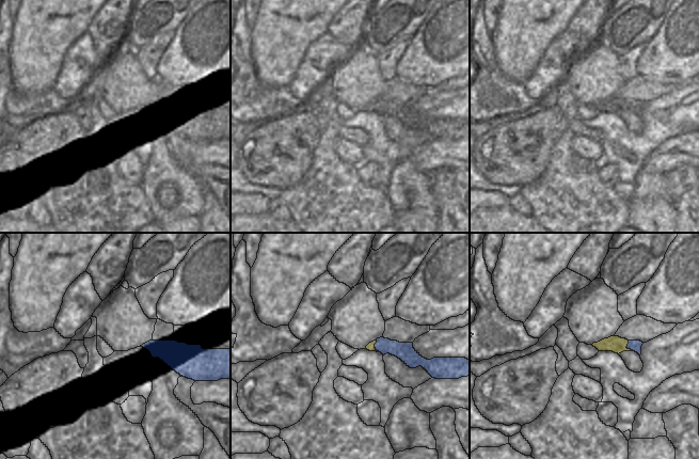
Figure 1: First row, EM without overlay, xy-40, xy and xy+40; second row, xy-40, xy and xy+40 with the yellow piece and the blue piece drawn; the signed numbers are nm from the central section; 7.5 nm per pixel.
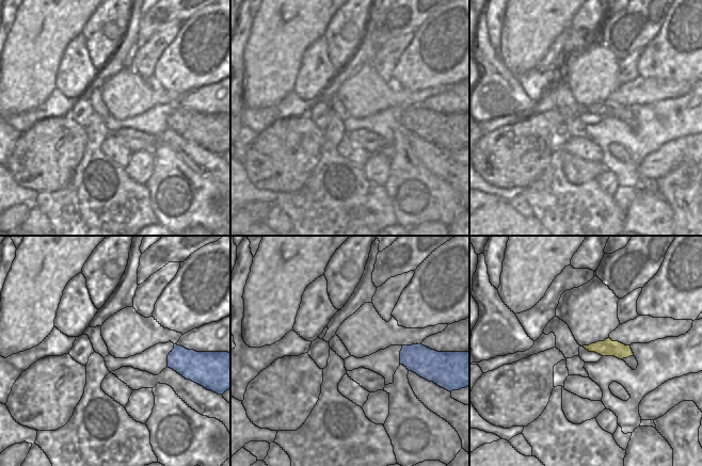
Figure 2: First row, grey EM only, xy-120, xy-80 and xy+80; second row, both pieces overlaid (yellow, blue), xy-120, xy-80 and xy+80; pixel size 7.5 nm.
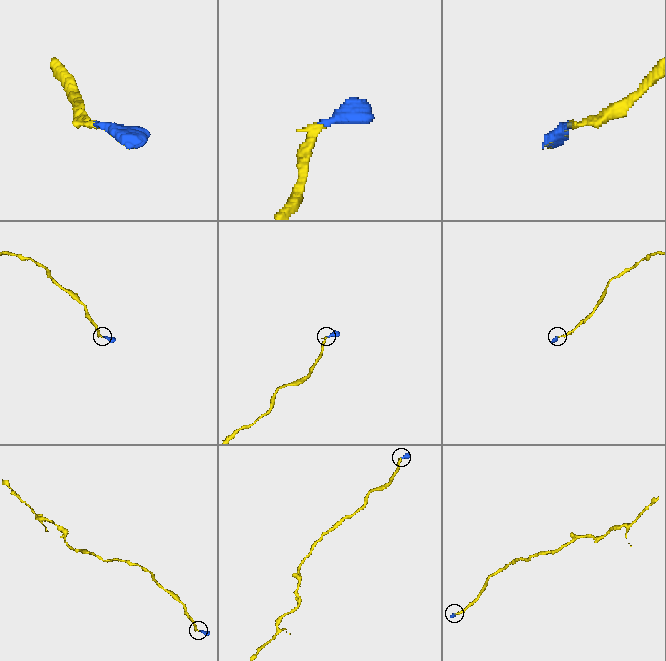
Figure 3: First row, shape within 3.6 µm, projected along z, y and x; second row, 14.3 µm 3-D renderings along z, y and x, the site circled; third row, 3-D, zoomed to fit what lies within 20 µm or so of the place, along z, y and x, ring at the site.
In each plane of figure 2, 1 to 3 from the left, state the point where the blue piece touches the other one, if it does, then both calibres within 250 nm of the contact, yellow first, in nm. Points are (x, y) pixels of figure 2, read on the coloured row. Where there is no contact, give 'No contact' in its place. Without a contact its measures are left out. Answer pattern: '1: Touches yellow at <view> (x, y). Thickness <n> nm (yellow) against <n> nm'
1: No contact
2: No contact
3: No contact

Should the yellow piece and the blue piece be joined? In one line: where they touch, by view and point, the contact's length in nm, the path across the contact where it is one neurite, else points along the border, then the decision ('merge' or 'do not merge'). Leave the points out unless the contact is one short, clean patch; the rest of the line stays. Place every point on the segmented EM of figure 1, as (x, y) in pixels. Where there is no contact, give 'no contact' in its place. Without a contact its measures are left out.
xy (374, 346) | 100 nm | do not merge

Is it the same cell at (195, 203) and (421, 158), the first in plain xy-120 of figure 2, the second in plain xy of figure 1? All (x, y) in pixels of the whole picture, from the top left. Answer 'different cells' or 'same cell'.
different cells

